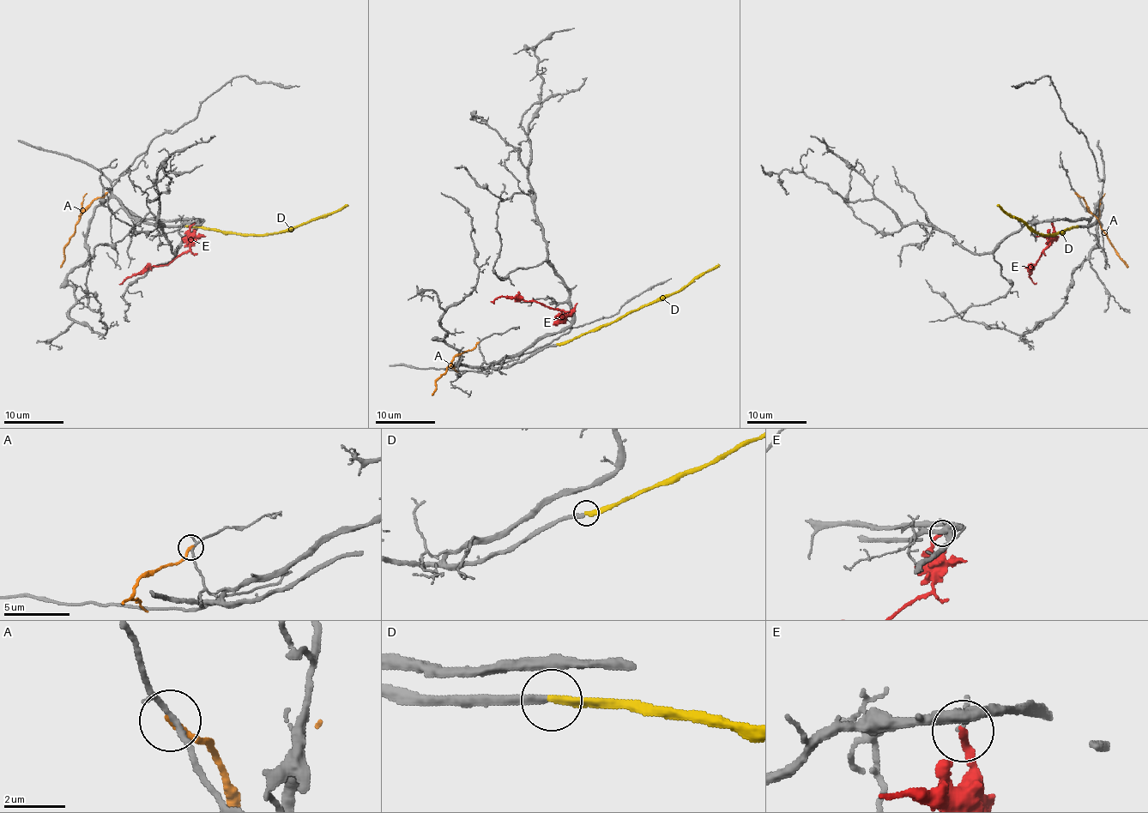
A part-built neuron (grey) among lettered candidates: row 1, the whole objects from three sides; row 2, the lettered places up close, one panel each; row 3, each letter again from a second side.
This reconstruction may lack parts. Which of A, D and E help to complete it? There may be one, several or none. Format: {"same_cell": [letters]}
{"same_cell": ["D"]}

